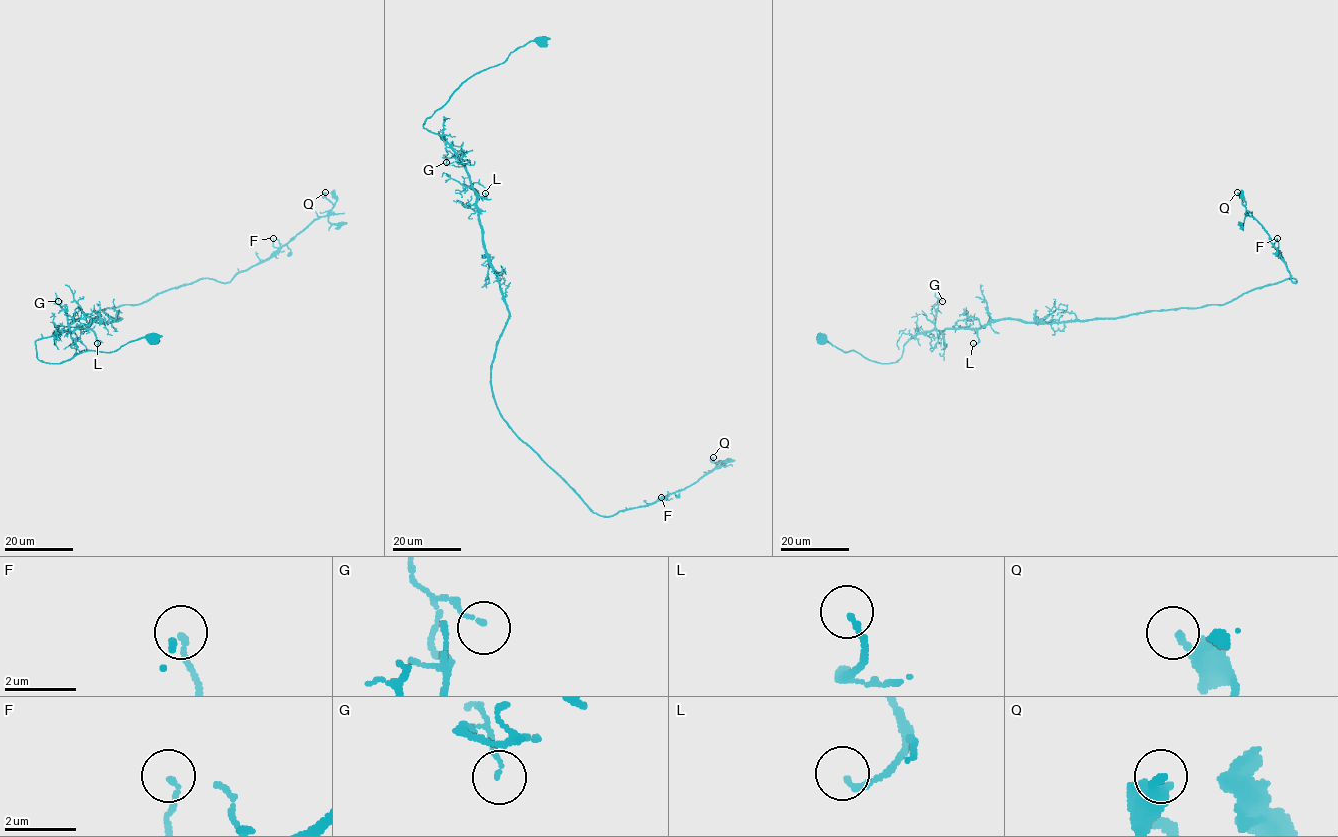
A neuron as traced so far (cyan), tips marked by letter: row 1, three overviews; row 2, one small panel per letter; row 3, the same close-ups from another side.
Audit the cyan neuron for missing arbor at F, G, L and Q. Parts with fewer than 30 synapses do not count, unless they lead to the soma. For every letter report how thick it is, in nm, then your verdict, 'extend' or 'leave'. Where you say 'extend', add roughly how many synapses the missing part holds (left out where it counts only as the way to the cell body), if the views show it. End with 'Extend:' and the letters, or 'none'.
F: 100 nm | leave
G: 100 nm | leave
L: 160 nm | leave
Q: 360 nm | leave
Extend: none

